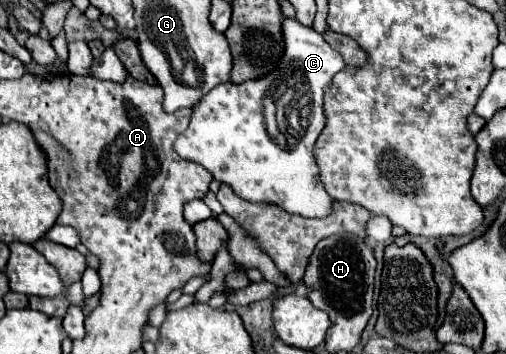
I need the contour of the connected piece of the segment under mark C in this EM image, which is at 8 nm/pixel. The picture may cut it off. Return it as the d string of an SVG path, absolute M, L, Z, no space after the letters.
M283 18L283 58L279 68L275 68L267 78L255 78L243 84L219 84L215 86L203 102L191 108L191 122L187 130L175 140L175 152L189 162L199 162L213 178L221 184L235 188L235 192L255 204L275 204L285 212L323 218L333 210L333 198L325 192L319 180L319 168L313 158L313 144L323 130L323 88L331 78L345 68L343 58L333 50L323 36L313 28L301 26L297 20Z

